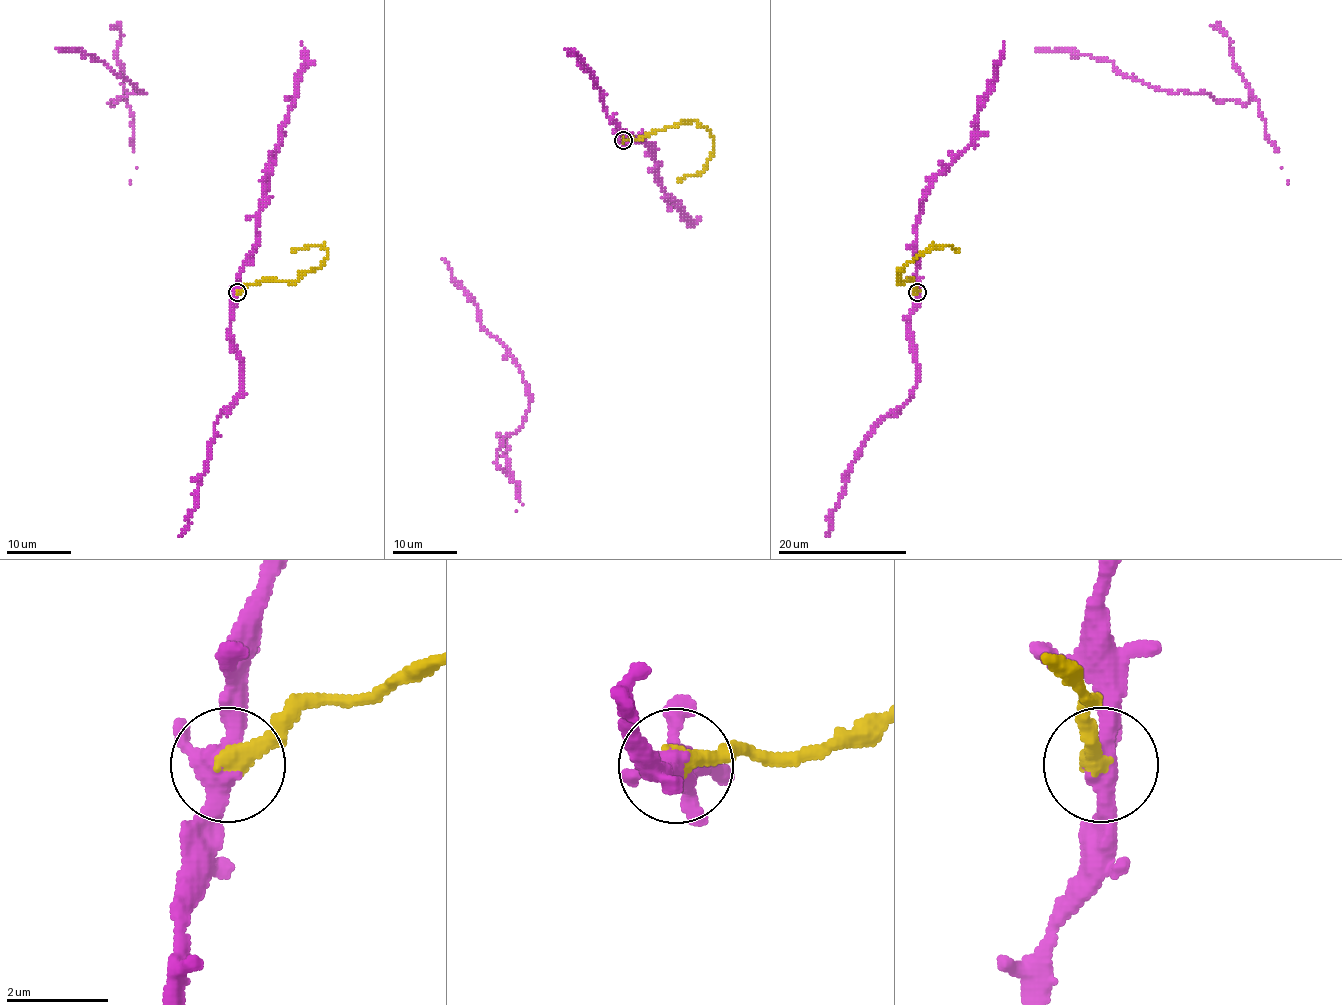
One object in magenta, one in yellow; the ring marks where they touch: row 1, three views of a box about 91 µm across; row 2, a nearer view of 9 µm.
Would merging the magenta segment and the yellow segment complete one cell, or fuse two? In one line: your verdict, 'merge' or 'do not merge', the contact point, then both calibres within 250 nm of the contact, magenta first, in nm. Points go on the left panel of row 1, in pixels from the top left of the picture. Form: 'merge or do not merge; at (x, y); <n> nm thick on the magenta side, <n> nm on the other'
do not merge; at (237, 292); 380 nm thick on the magenta side, 400 nm on the other

